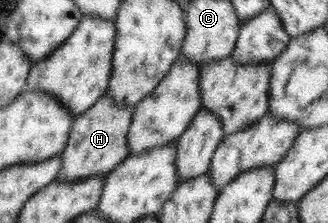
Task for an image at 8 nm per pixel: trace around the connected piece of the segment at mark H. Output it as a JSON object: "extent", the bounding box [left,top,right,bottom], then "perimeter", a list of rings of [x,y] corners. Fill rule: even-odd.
{"extent":[56,94,135,182],"perimeter":[[[103,94],[88,111],[75,116],[72,130],[61,156],[61,169],[56,180],[59,182],[81,182],[92,175],[106,175],[115,169],[127,156],[127,132],[132,124],[135,107],[117,106],[110,94]]]}

